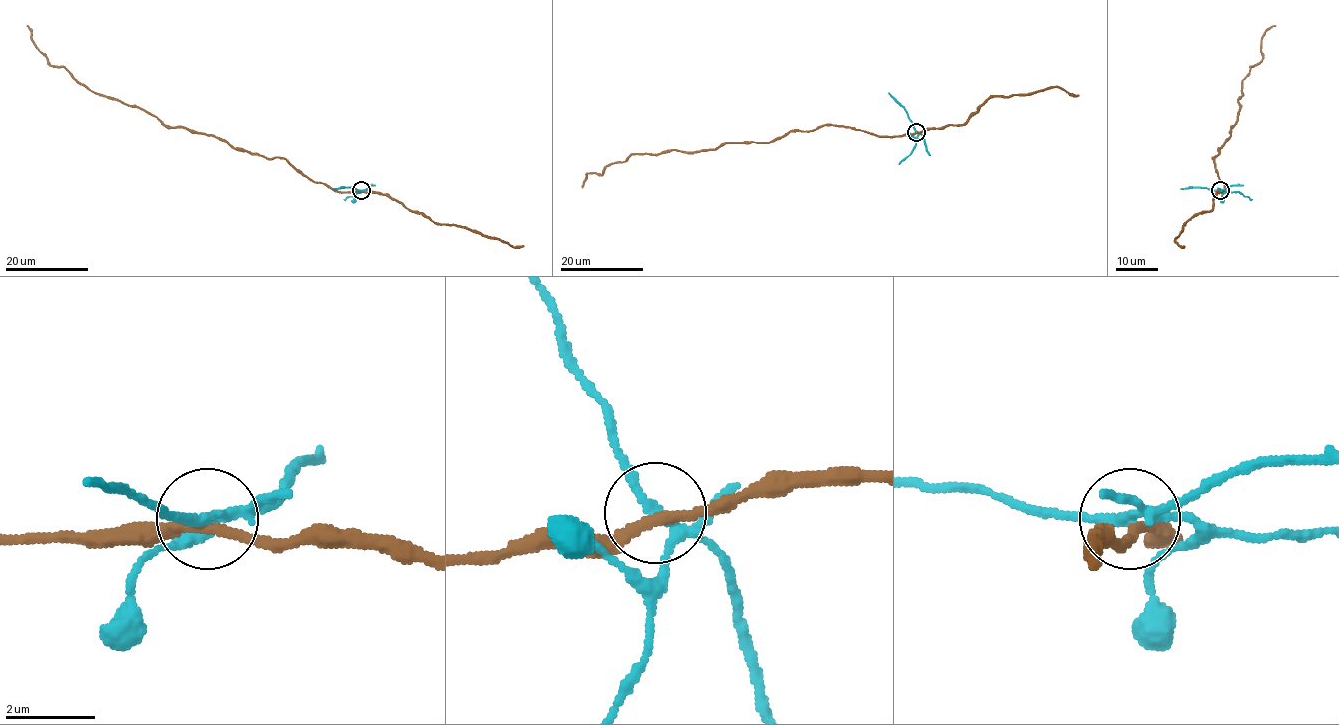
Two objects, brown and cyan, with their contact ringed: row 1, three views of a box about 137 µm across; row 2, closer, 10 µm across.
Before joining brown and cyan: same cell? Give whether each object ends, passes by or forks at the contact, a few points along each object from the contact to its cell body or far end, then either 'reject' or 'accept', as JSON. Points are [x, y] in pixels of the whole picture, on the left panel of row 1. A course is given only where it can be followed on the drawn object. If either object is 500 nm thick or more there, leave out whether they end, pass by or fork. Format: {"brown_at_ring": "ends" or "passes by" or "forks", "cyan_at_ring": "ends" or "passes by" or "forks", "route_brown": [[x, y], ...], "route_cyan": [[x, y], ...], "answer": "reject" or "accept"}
{"brown_at_ring": "passes by", "cyan_at_ring": "forks", "route_brown": [[362, 191], [335, 191], [285, 159], [167, 128], [139, 108], [92, 92], [63, 66], [51, 65], [27, 26]], "route_cyan": [[362, 190], [352, 187], [333, 189]], "answer": "reject"}

